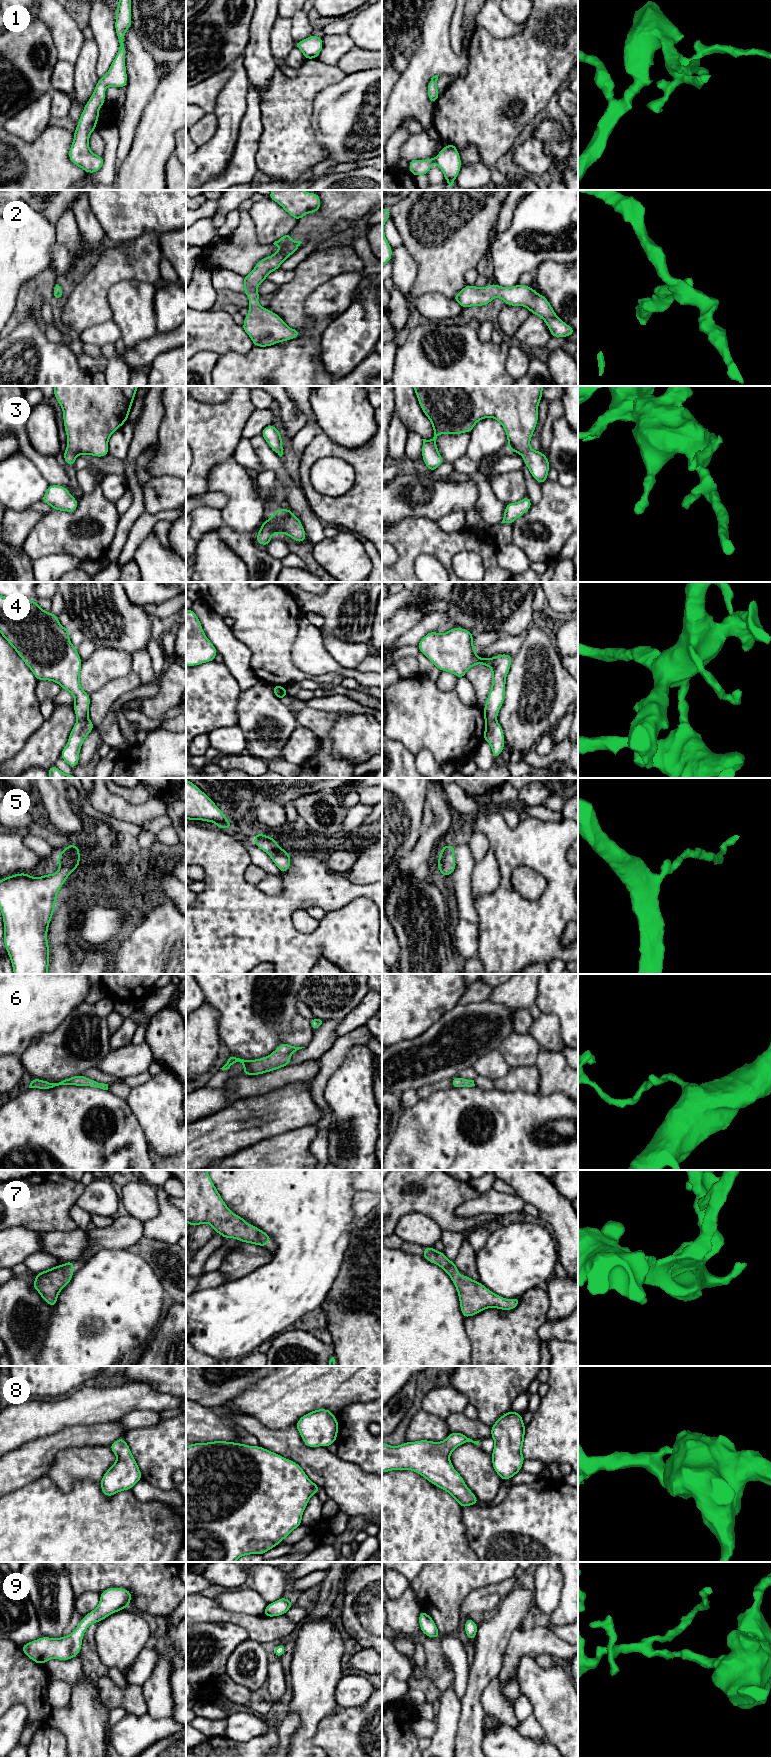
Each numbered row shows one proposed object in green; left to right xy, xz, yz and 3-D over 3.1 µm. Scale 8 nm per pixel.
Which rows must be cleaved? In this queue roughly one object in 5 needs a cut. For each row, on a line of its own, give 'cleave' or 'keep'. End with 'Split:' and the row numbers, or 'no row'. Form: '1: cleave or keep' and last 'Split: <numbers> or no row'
1: keep
2: keep
3: keep
4: cleave
5: keep
6: keep
7: keep
8: keep
9: keep
Split: 4

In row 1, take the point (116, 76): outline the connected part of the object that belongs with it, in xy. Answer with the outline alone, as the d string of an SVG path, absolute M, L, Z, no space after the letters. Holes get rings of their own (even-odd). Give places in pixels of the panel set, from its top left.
M119 0L115 20L119 51L108 72L101 79L98 79L93 94L85 104L74 131L74 139L68 154L70 161L86 173L96 173L104 164L103 156L97 156L89 149L89 137L96 129L99 109L105 103L105 88L124 88L127 85L124 35L131 24L131 0Z

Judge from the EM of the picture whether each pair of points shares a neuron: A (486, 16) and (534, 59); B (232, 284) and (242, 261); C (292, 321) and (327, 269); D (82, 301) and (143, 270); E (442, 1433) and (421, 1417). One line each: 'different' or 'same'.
A: different
B: different
C: same
D: same
E: same

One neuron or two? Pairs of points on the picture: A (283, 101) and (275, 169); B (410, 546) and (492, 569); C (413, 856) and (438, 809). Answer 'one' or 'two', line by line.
A: one
B: one
C: one

